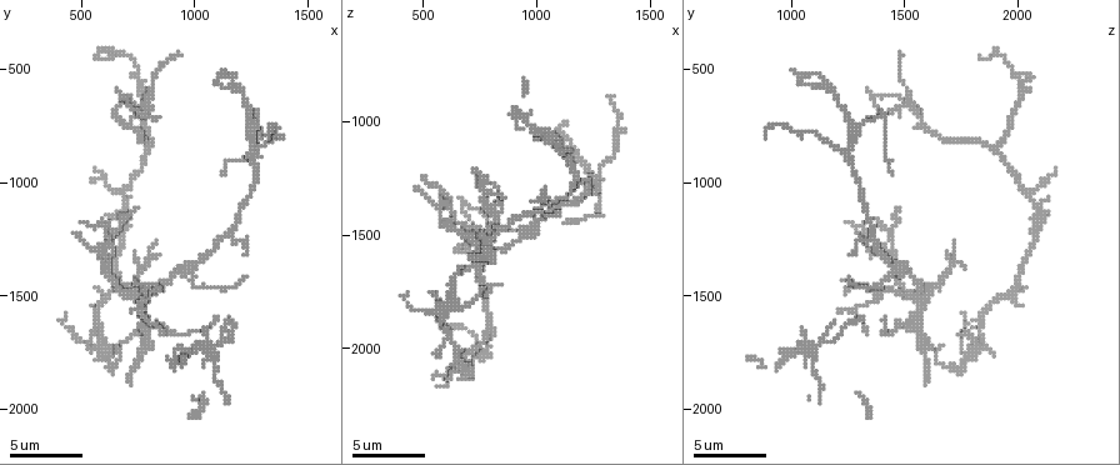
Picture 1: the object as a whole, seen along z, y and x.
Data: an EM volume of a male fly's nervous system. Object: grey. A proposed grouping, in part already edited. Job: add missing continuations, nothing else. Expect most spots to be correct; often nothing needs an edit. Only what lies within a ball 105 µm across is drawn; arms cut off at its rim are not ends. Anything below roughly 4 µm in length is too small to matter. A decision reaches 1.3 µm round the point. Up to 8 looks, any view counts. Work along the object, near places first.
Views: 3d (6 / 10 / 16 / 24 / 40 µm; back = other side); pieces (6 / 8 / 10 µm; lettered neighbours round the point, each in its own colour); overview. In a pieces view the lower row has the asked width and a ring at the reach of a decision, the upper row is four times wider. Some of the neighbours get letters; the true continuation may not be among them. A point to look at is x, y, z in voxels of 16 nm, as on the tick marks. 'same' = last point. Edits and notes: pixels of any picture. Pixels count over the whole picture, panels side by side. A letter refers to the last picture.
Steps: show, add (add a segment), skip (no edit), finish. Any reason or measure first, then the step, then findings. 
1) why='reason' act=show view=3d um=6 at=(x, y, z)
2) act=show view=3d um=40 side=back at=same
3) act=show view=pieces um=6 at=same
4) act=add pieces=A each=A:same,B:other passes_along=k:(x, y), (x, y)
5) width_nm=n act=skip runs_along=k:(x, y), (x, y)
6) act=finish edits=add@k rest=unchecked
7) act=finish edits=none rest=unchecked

why='branch stops here' act=show view=pieces um=10 at=(780, 1480, 1250)

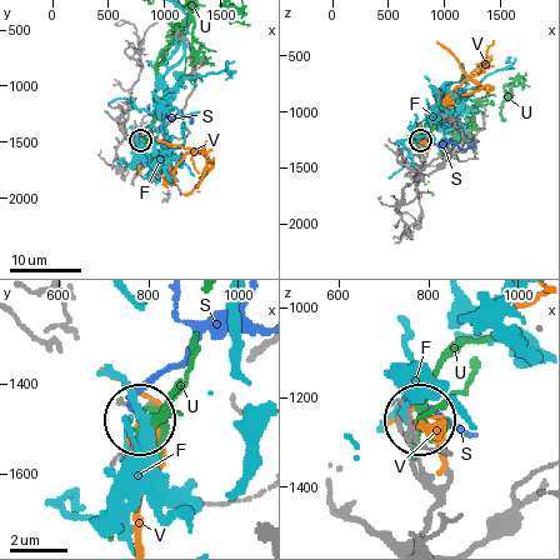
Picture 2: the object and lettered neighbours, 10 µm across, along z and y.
act=skip each=F:other,S:other,U:other,V:other found='no lettered segment goes on from it'

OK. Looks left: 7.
act=show view=pieces um=10 at=(1330, 780, 880)

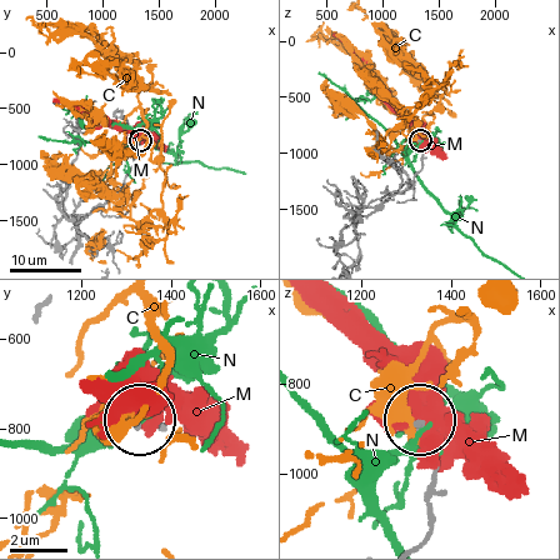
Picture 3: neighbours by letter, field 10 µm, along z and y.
act=skip each=C:other,M:other,N:other found='no lettered segment goes on from it'

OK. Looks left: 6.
why='an open end' act=show view=3d um=10 at=(930, 440, 1480)

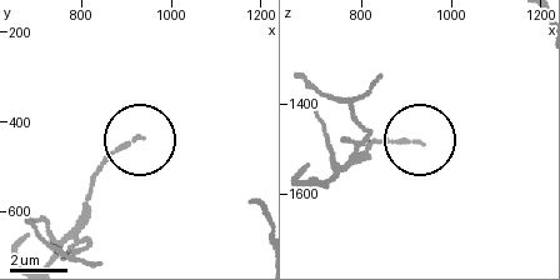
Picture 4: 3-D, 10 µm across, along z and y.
act=show view=pieces um=8 at=(930, 440, 1490)

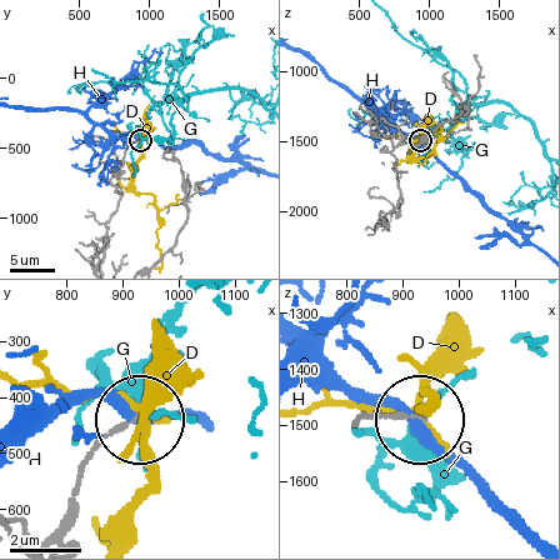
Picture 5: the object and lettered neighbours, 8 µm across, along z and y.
act=skip each=D:other,G:other,H:other found='none of them fits'

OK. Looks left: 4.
why='free end' act=show view=pieces um=10 at=(640, 460, 1820)

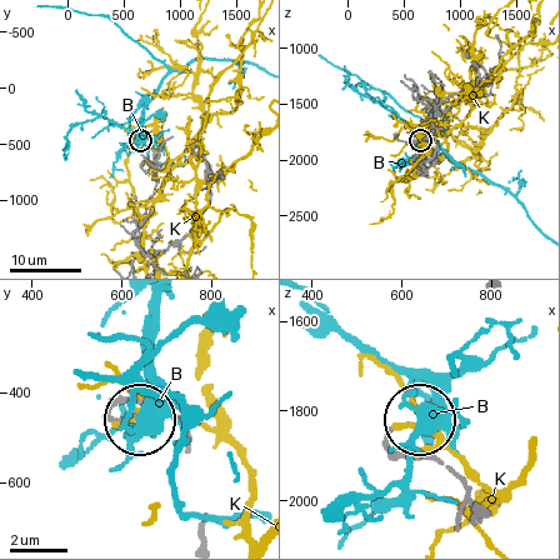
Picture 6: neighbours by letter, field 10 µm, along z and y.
act=skip each=B:other,K:other runs_along=6:(476, 504), (441, 463), (398, 454), (393, 433), (418, 425) found='no lettered segment goes on from it'

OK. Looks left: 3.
act=finish edits=none rest=unchecked

